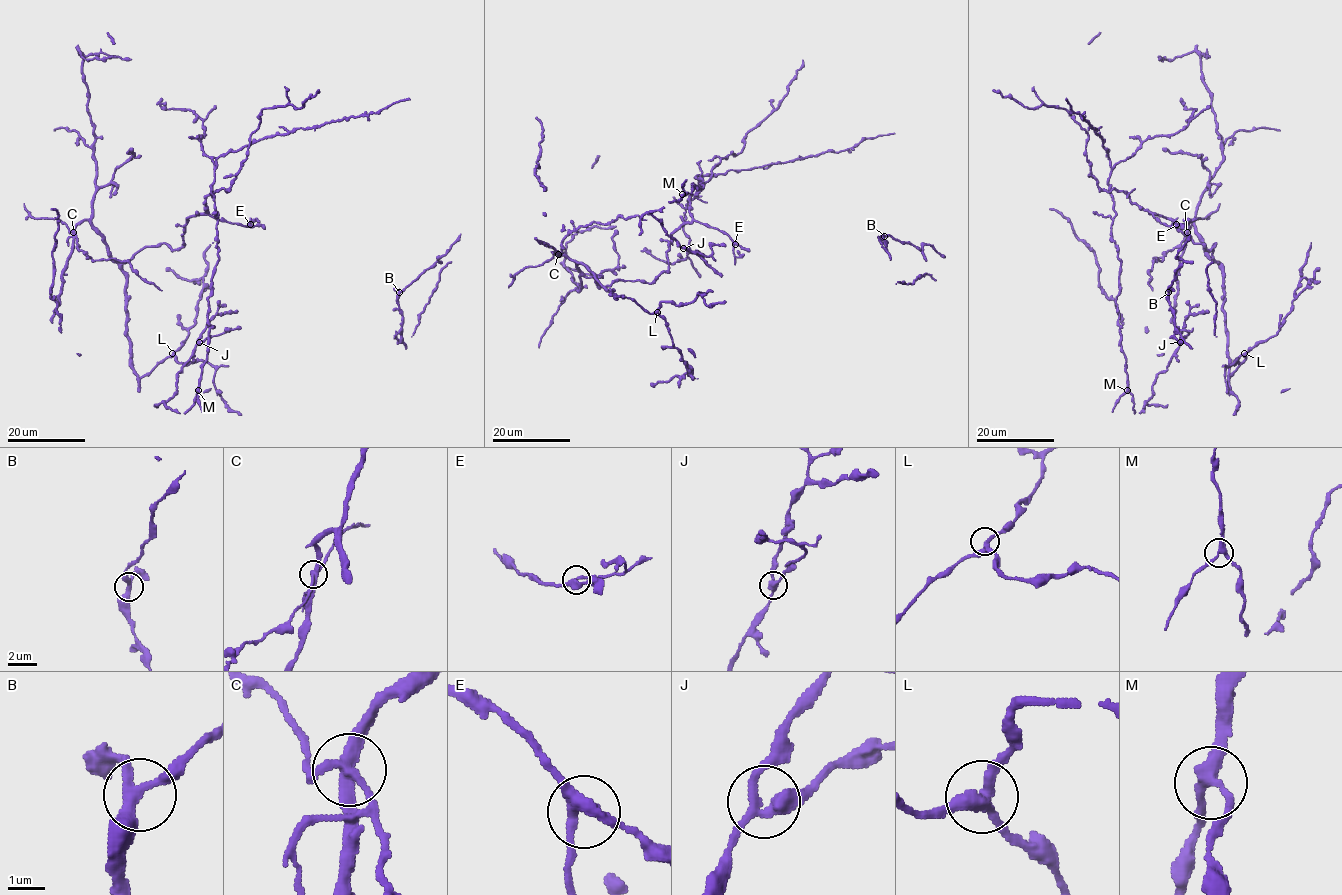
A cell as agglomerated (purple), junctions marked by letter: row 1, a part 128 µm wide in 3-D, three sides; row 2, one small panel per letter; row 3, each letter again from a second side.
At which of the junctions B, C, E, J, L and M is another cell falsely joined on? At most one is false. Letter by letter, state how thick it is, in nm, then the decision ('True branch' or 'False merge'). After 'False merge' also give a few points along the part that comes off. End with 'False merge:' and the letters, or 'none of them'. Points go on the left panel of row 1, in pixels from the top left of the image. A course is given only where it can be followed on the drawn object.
B: Thickness 280 nm. True branch
C: Thickness 280 nm. False merge. Course of the part to remove: (73, 231), (77, 248), (93, 260), (127, 260), (134, 272), (162, 290)
E: Thickness 340 nm. True branch
J: Thickness 300 nm. True branch
L: Thickness 280 nm. True branch
M: Thickness 300 nm. True branch
False merge: C

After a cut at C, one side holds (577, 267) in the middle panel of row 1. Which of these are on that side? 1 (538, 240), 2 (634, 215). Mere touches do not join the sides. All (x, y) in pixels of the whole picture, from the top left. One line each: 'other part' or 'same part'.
1: same part
2: other part

